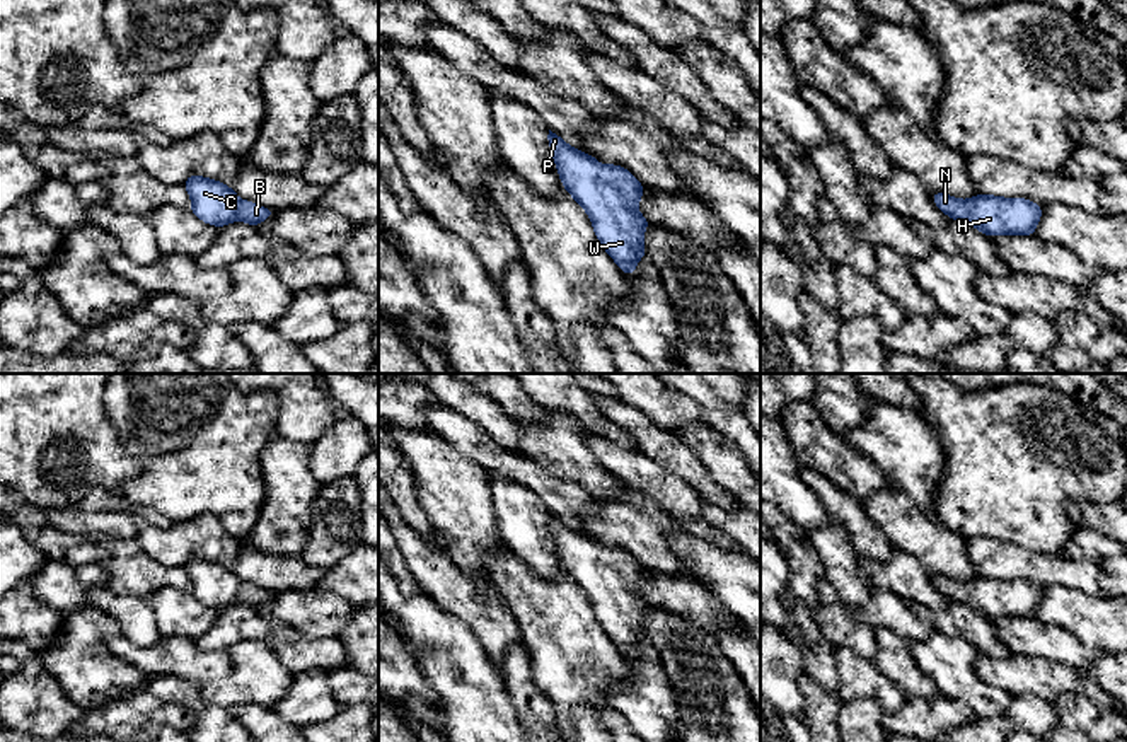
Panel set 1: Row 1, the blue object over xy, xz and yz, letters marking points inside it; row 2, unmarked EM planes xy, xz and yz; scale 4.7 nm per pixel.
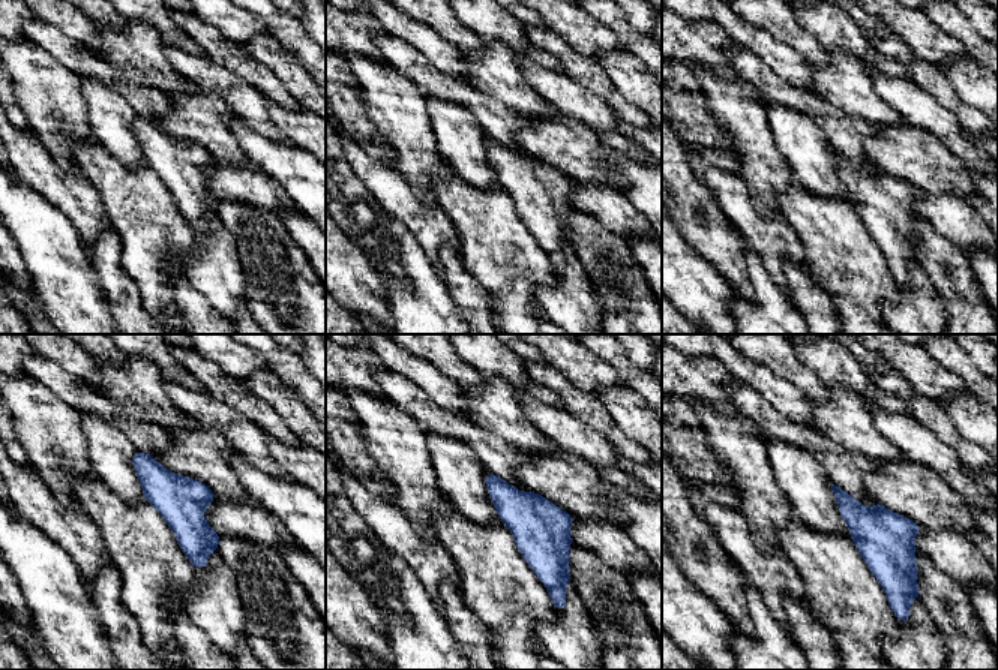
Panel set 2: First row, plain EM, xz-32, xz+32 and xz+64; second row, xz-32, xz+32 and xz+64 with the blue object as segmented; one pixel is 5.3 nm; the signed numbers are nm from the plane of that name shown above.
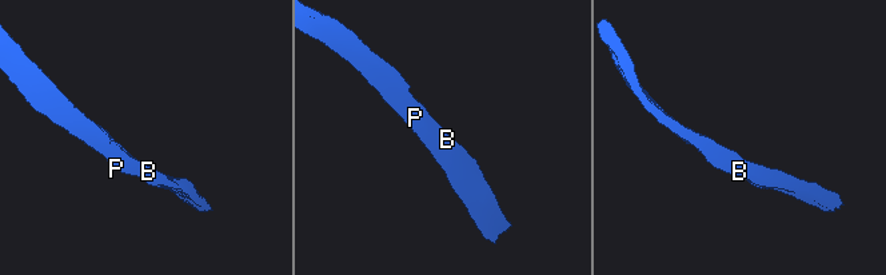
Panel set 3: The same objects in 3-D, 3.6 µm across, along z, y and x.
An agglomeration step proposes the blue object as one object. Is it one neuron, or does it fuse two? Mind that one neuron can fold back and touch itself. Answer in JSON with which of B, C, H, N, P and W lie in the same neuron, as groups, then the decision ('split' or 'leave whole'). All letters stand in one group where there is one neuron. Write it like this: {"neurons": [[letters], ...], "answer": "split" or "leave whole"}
{"neurons": [["B", "C", "H", "N", "P", "W"]], "answer": "leave whole"}

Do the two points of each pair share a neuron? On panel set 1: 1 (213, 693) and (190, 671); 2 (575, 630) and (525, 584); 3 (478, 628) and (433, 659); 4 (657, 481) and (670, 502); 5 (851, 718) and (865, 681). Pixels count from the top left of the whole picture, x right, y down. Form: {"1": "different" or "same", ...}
{"1": "different", "2": "same", "3": "different", "4": "same", "5": "different"}

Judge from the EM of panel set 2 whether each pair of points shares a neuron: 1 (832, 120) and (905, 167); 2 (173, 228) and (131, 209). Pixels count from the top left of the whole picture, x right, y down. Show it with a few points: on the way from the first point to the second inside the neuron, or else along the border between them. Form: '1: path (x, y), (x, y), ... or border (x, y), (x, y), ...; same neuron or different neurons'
1: border (866, 134), (863, 152), (875, 164); different neurons
2: path (162, 228), (156, 228), (141, 213); same neuron

